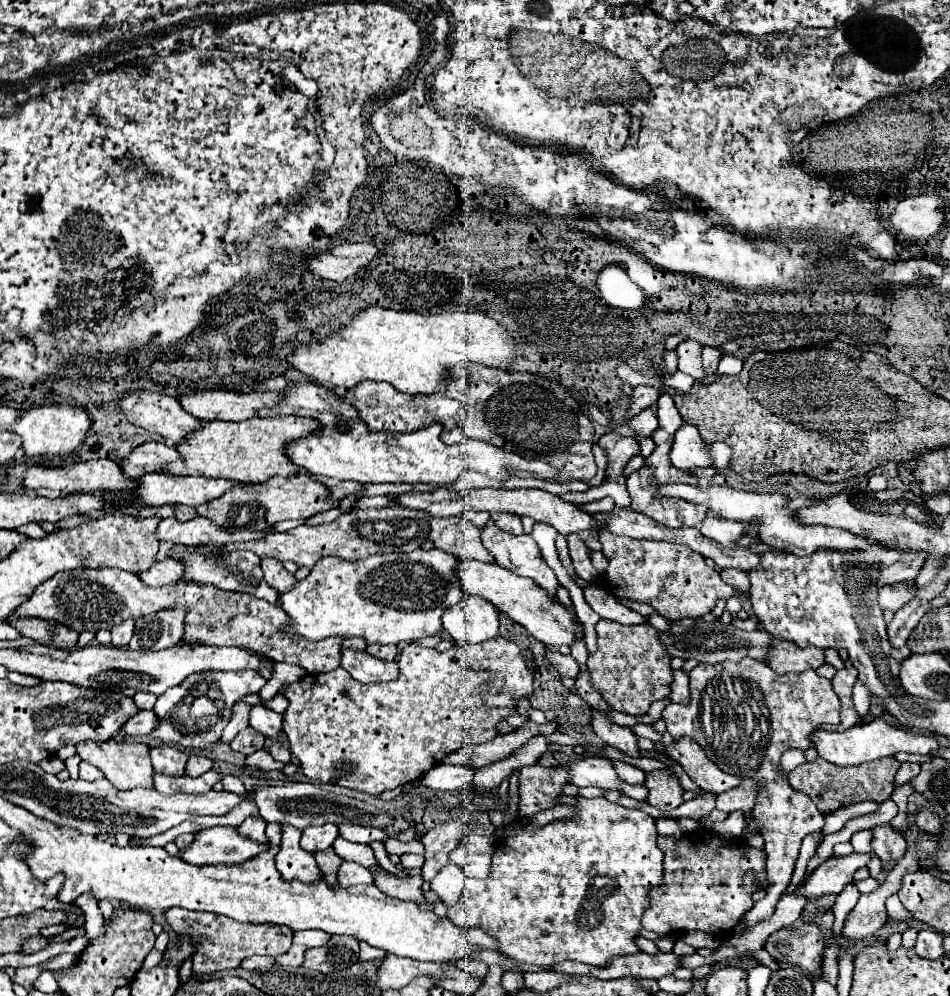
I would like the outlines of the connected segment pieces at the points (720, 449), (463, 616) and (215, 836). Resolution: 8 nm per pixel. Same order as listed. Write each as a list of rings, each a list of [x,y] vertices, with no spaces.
[[[715,442],[715,444],[709,444],[709,454],[713,458],[713,466],[717,470],[725,470],[729,460],[731,460],[731,450],[729,446],[725,446],[723,442]]]
[[[467,594],[443,614],[443,628],[457,644],[479,644],[499,636],[499,610],[489,600]]]
[[[213,826],[195,834],[195,842],[187,850],[181,850],[181,858],[185,862],[193,862],[199,866],[201,864],[241,864],[253,858],[255,854],[261,854],[263,850],[267,850],[267,846],[259,846],[257,842],[243,838],[233,826]]]

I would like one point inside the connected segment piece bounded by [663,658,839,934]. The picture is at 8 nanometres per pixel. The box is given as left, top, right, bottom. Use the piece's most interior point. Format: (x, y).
(743, 715)

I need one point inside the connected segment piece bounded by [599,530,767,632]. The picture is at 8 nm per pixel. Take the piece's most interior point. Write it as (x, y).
(677, 582)

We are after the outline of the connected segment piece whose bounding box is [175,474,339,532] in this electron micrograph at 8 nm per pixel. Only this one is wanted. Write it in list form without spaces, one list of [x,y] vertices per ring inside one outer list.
[[[299,474],[293,478],[281,478],[275,476],[263,484],[253,484],[253,486],[237,486],[235,490],[227,490],[221,498],[203,504],[203,506],[177,506],[175,516],[181,522],[187,522],[195,516],[205,516],[213,520],[217,526],[223,526],[229,532],[237,530],[253,530],[253,532],[263,532],[275,522],[281,520],[305,520],[317,512],[325,512],[329,508],[337,508],[339,502],[333,502],[327,488],[321,482],[311,480],[307,474]]]

